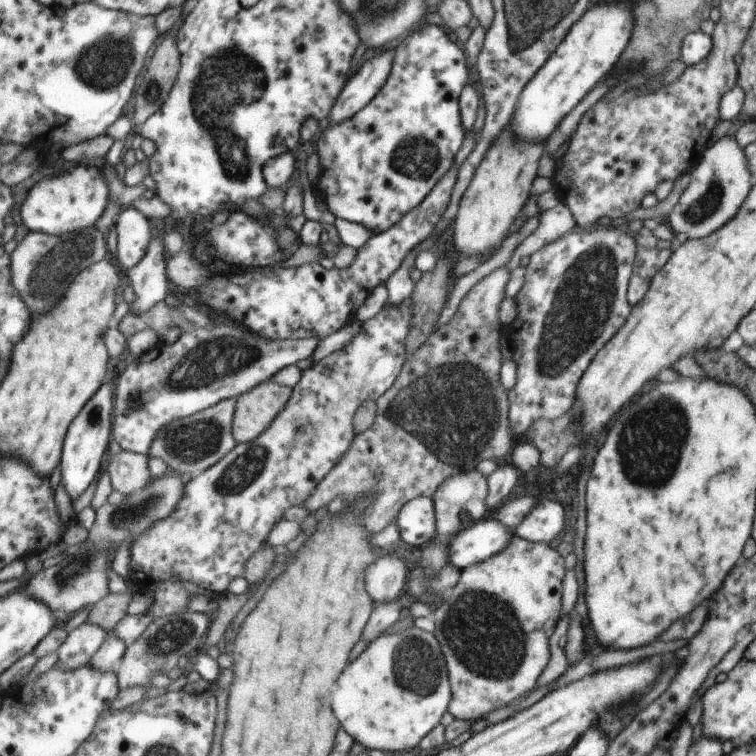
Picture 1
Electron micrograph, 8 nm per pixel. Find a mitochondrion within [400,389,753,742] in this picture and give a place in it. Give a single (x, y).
(481, 631)

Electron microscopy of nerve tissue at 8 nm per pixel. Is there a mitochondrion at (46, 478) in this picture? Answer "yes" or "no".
no

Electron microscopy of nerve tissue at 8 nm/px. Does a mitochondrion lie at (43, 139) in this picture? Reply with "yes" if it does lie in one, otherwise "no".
no

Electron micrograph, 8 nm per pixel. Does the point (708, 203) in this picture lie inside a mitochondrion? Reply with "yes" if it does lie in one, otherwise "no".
yes

